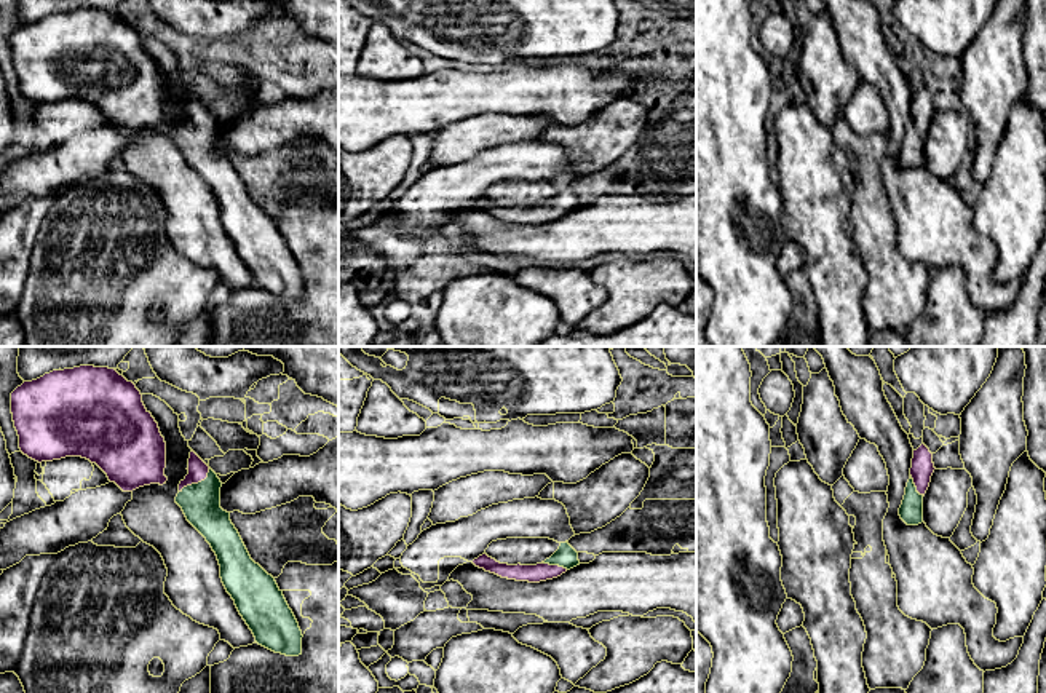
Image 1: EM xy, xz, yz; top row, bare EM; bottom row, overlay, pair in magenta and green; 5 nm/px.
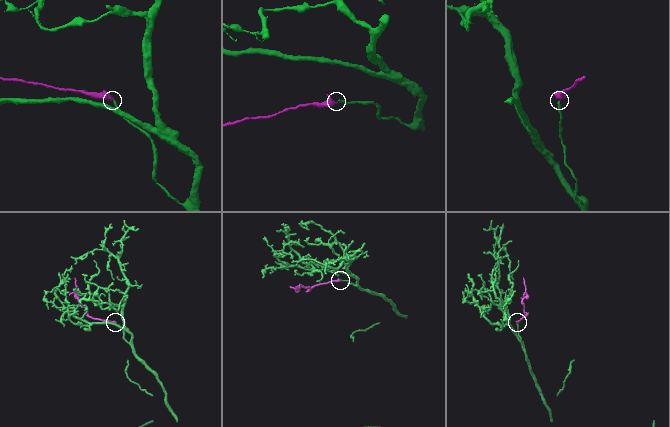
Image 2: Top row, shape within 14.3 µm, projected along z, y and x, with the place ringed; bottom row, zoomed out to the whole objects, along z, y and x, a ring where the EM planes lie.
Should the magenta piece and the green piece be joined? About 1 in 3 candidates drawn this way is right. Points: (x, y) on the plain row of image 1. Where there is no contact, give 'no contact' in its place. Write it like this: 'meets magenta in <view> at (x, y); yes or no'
meets magenta in xy at (197, 125); yes

